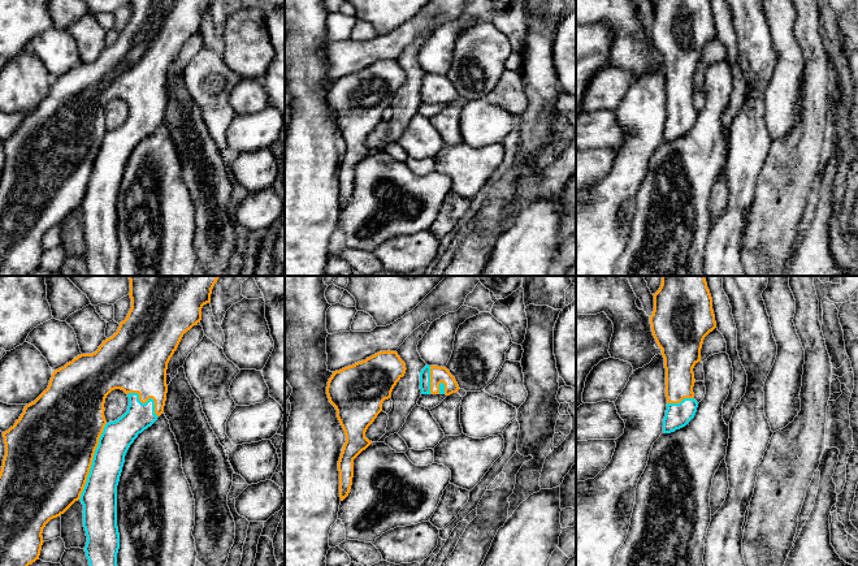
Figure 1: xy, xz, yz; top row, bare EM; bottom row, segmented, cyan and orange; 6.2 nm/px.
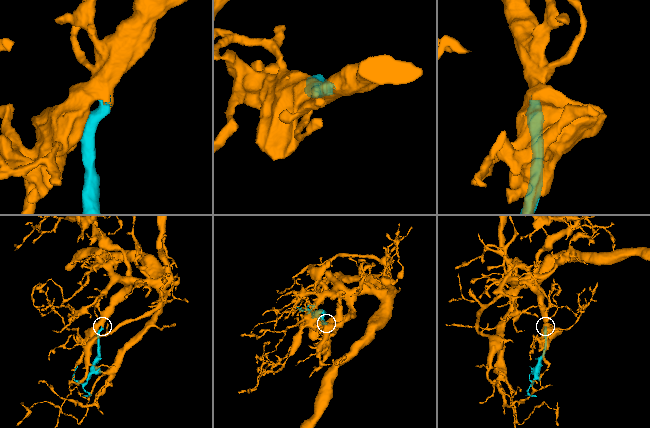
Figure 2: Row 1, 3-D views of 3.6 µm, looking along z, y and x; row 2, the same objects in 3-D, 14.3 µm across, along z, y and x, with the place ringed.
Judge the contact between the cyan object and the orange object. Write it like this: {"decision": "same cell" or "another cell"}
{"decision": "same cell"}

